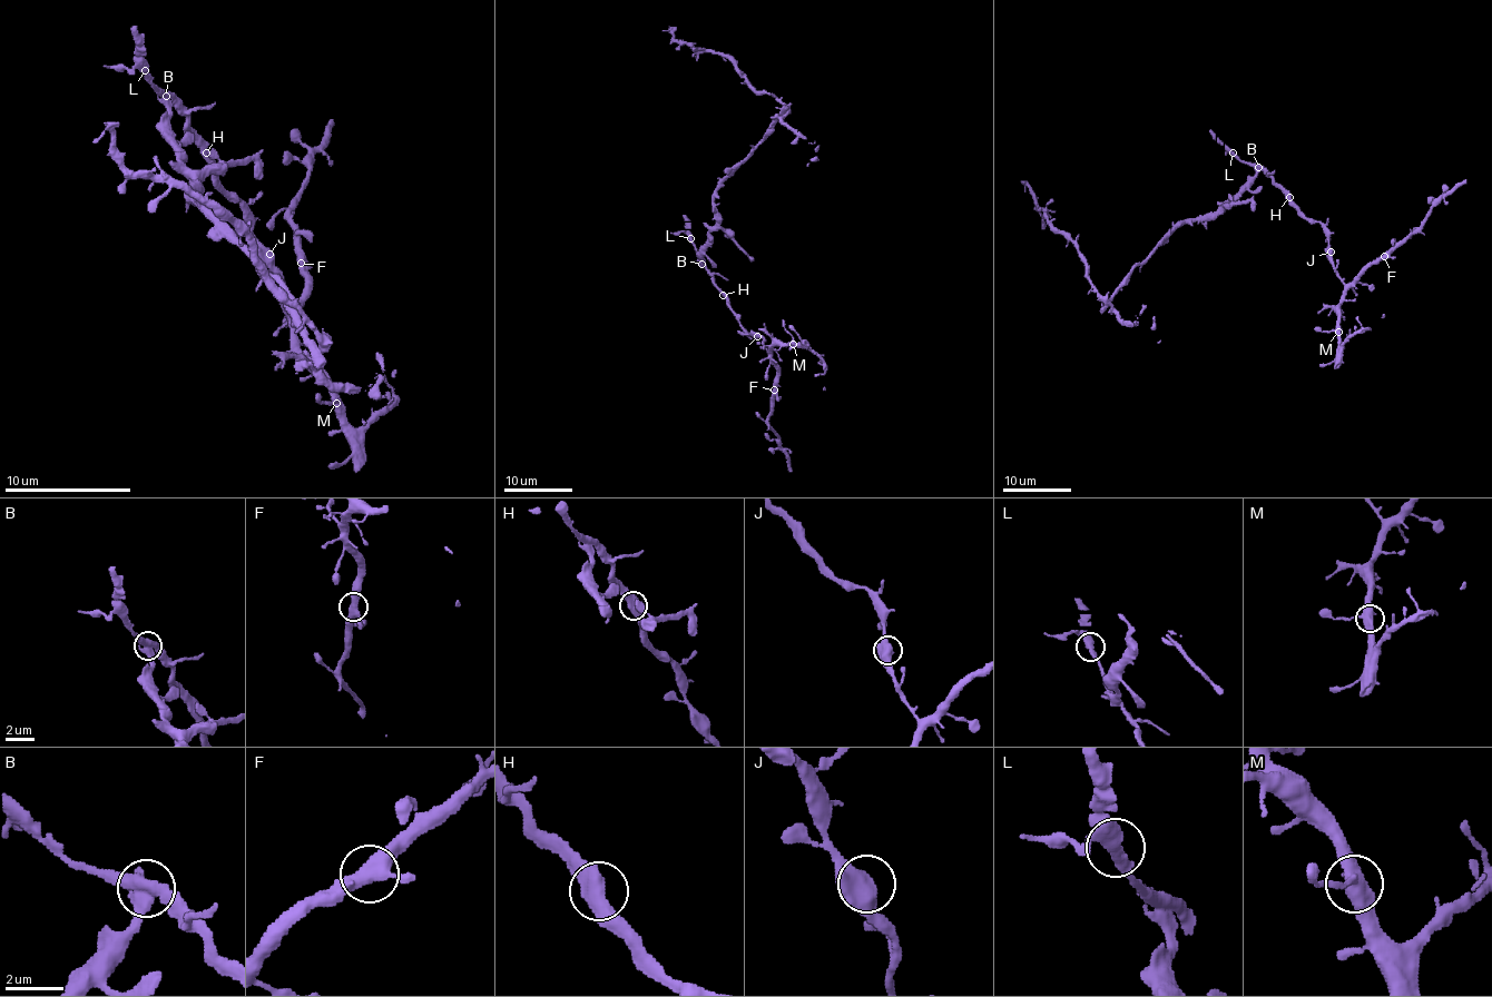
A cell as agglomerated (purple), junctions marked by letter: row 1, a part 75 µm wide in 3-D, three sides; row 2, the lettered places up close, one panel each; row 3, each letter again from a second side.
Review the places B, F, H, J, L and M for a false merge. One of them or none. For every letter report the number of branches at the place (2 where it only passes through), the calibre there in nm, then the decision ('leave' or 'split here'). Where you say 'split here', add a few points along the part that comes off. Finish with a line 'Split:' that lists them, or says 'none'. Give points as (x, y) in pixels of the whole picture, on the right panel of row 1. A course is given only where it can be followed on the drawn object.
B: 3 | 480 nm | split here | (1258, 166), (1258, 171), (1214, 213), (1184, 220), (1132, 270), (1102, 313)
F: 3 | 440 nm | leave
H: 2 | 550 nm | leave
J: 3 | 440 nm | leave
L: 2 | 400 nm | leave
M: 3 | 460 nm | leave
Split: B

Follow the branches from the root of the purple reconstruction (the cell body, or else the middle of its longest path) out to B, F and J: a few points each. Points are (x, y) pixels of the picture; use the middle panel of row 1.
B: (709, 230), (700, 264)
F: (709, 230), (703, 264), (738, 324), (748, 334), (759, 334), (764, 339), (776, 366), (774, 390)
J: (709, 230), (703, 264), (738, 324), (748, 334), (757, 336)

